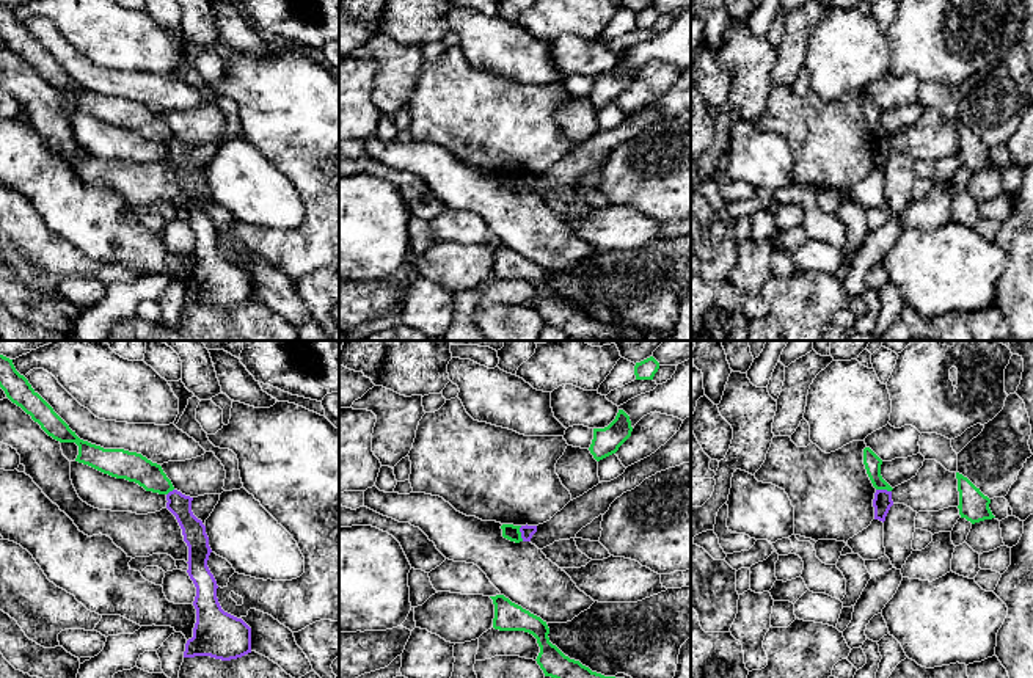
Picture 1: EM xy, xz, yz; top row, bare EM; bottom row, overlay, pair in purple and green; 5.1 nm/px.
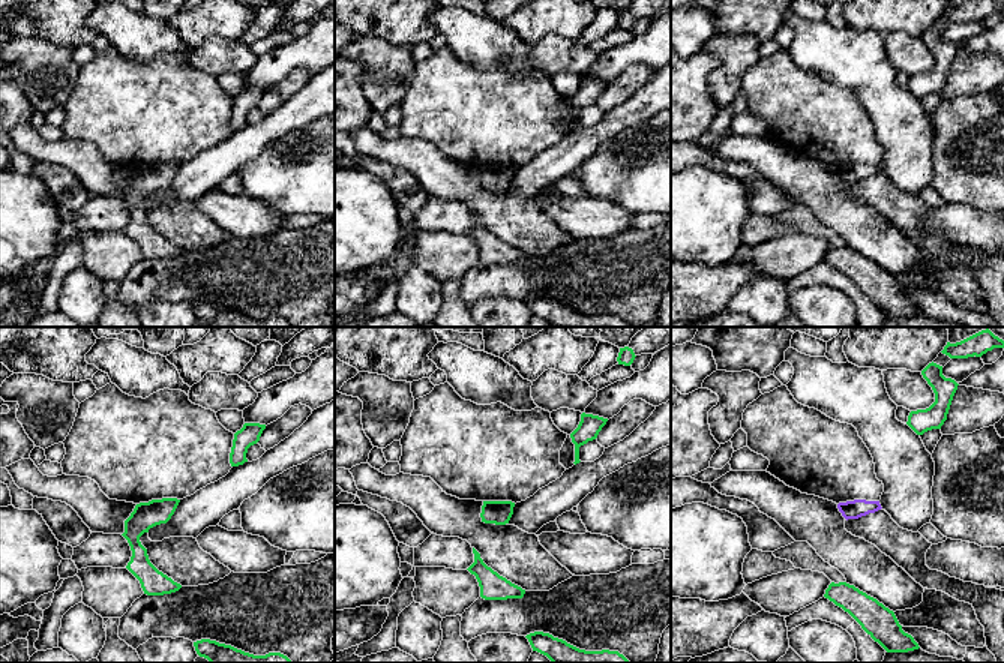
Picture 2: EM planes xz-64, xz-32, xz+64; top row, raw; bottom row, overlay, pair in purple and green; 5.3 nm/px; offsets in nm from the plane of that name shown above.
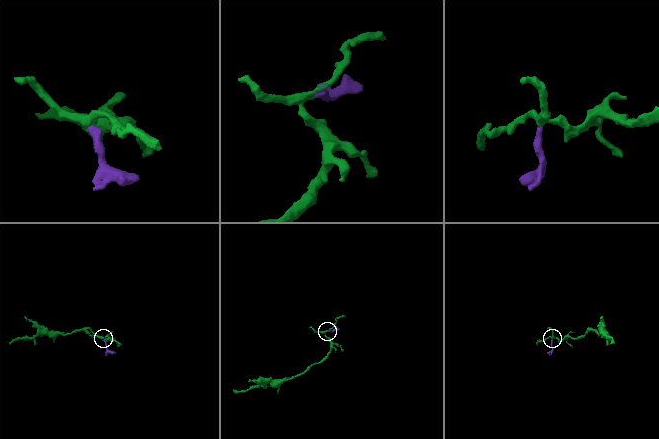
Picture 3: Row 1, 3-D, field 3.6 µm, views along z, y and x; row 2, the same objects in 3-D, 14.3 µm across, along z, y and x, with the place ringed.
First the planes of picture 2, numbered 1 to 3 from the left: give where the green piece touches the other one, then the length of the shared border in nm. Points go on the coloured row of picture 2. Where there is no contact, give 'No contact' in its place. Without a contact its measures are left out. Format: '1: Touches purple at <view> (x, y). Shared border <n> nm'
1: No contact
2: No contact
3: No contact

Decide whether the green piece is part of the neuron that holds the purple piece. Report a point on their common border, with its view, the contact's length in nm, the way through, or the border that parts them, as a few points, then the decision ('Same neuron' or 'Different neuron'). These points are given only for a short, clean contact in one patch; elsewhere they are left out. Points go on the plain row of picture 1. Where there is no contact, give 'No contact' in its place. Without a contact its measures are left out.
Touches purple at xz (521, 182). Shared border 80 nm. Boundary: xz (520, 174), (523, 189). Different neuron

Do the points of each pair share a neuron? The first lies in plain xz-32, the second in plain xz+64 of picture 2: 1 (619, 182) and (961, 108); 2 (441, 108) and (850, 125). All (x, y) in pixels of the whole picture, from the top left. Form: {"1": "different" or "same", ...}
{"1": "same", "2": "same"}

